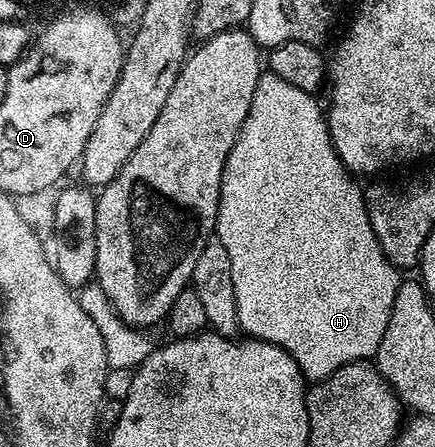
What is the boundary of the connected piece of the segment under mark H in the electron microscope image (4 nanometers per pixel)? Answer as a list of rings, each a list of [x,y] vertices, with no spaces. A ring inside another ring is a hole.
[[[266,72],[256,84],[256,96],[252,96],[252,108],[236,136],[236,144],[228,154],[224,164],[222,184],[220,186],[220,204],[218,205],[218,225],[216,236],[228,252],[228,261],[232,264],[232,288],[236,292],[236,312],[238,325],[243,335],[259,338],[261,342],[271,342],[284,348],[296,360],[303,376],[311,383],[321,382],[332,376],[344,364],[370,360],[377,355],[380,340],[388,328],[388,316],[392,316],[392,304],[400,285],[399,267],[393,266],[374,235],[370,217],[366,211],[363,187],[357,186],[355,175],[347,170],[340,160],[336,148],[330,139],[330,125],[326,123],[323,107],[318,107],[319,99],[315,95],[280,80],[280,76]]]

